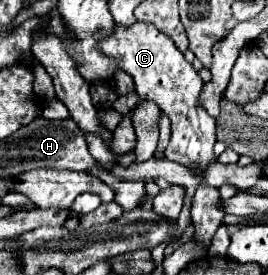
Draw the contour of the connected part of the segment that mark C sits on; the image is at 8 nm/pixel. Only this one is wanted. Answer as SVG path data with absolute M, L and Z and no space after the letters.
M133 23L133 25L115 25L113 33L99 41L97 49L105 57L113 57L117 67L123 69L135 81L135 93L147 101L155 101L163 113L171 119L171 141L165 149L165 157L179 165L205 171L217 157L213 155L215 145L215 119L203 111L199 105L199 93L203 81L191 63L185 61L183 53L175 49L175 43L163 35L151 23Z

